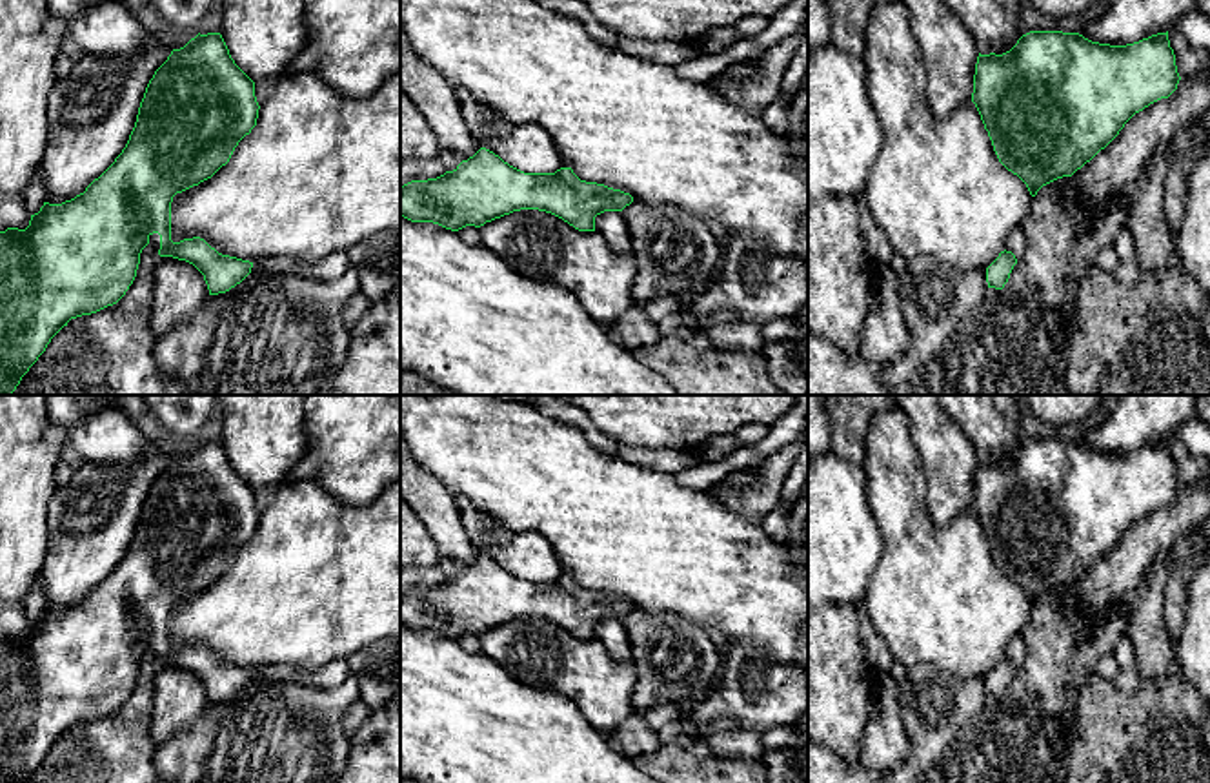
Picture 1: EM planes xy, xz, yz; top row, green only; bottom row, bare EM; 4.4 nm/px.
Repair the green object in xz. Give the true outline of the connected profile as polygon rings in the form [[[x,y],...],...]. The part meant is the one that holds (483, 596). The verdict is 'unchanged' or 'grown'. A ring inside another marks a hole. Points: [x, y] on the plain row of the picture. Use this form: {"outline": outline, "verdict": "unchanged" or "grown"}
{"outline": [[[480,555],[453,579],[400,594],[400,625],[459,639],[520,617],[551,621],[579,639],[595,639],[595,625],[622,619],[630,601],[580,588],[571,575],[524,581]]], "verdict": "unchanged"}

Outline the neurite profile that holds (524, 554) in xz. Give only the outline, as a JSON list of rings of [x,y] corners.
[[[457,497],[462,526],[480,555],[524,581],[555,581],[564,572],[553,546],[535,532],[511,532],[493,517]]]

